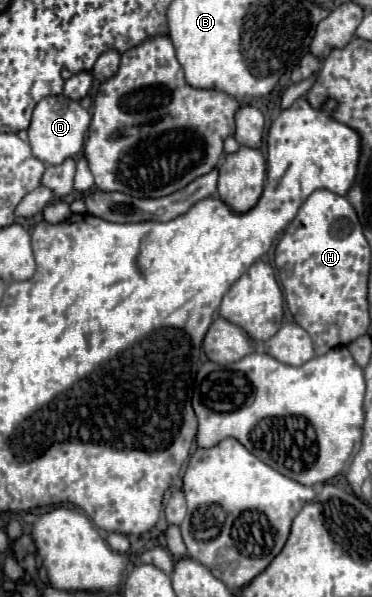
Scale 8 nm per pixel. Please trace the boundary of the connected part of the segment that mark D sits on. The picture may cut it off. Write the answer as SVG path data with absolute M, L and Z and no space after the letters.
M48 96L42 98L32 114L32 124L28 126L28 140L32 154L44 164L62 164L66 158L74 158L84 148L84 136L90 124L90 114L74 100L66 96Z

